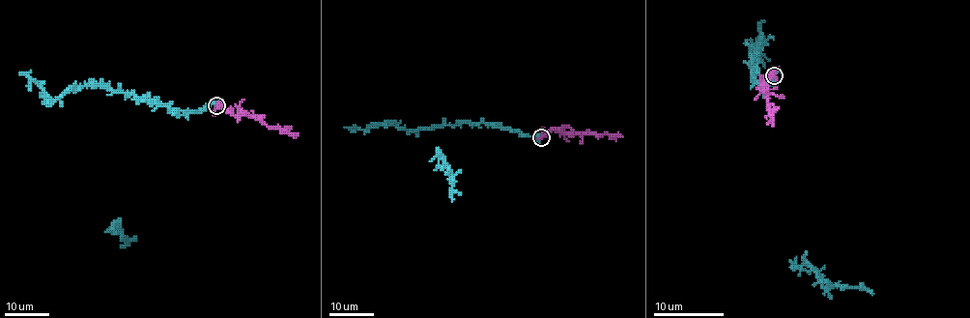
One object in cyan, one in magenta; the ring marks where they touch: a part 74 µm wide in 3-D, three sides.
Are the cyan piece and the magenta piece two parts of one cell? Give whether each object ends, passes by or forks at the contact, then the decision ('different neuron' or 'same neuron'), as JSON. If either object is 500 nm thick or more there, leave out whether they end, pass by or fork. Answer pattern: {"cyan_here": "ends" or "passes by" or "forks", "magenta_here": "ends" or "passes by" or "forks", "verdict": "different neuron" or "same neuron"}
{"cyan_here": "passes by", "magenta_here": "forks", "verdict": "same neuron"}

